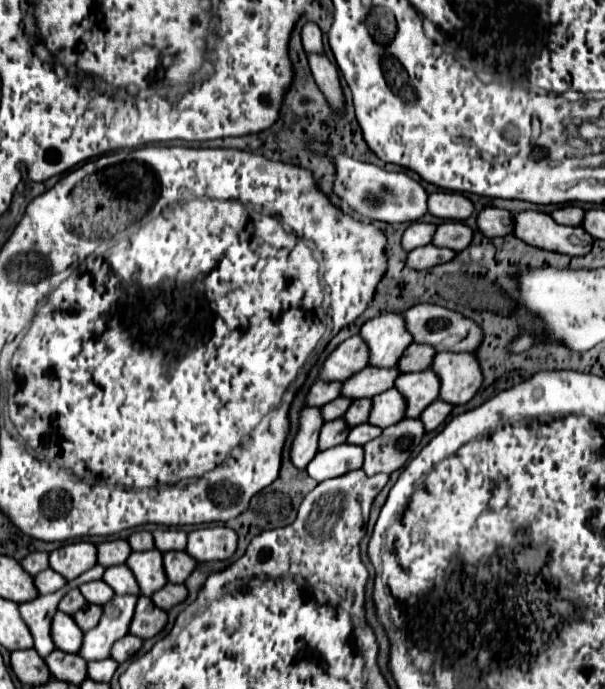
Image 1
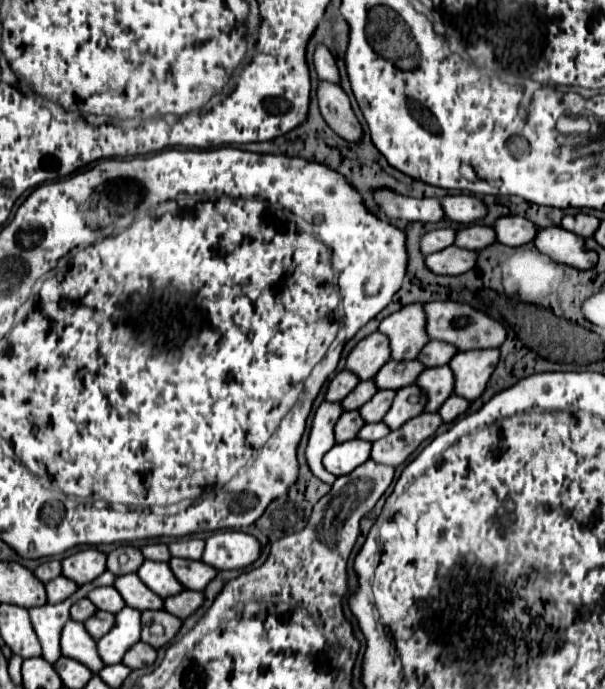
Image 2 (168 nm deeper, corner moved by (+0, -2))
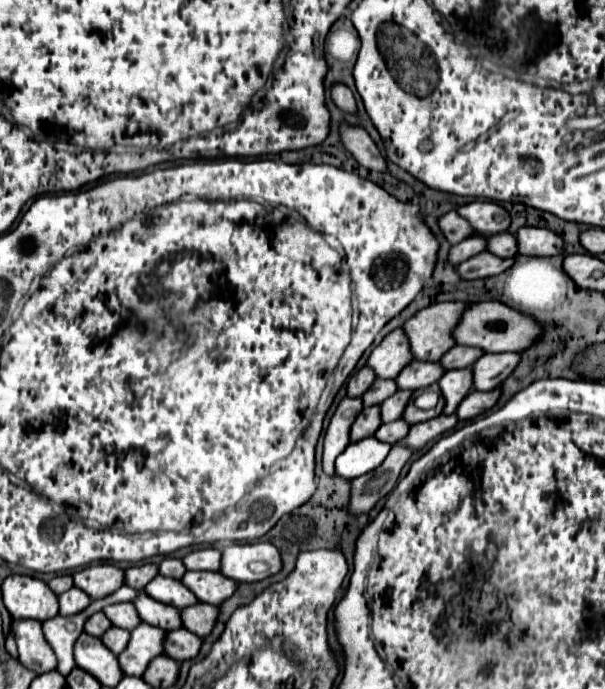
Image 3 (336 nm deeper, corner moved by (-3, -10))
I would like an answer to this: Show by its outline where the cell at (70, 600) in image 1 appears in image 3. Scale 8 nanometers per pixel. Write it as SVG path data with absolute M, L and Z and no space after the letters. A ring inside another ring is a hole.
M98 612L98 614L94 614L88 622L86 622L86 632L88 634L92 634L92 636L102 636L108 628L112 626L112 622L106 618L106 614L104 612Z

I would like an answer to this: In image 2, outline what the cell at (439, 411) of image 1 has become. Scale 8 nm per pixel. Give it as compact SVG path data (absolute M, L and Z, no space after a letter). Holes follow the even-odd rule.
M451 394L451 396L447 398L447 402L443 402L443 406L439 408L439 414L441 414L443 422L453 422L459 414L463 414L463 412L467 410L467 406L469 406L469 402L467 402L467 400L463 402L463 398L461 398L461 396Z

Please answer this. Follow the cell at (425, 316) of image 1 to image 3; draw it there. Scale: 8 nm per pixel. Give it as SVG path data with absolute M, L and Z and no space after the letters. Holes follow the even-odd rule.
M478 302L472 304L460 318L454 338L458 344L464 346L478 346L486 352L524 352L536 338L542 338L544 328L536 324L534 316L522 314L502 302Z

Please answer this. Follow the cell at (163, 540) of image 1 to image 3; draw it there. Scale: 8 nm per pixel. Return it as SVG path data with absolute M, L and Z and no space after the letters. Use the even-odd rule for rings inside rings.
M204 548L204 550L190 552L182 562L188 570L218 572L220 570L220 558L222 558L222 552L218 548Z

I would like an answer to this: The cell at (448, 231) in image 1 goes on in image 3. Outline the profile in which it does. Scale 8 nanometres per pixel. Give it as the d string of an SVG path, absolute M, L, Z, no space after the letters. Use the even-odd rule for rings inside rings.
M502 232L502 234L494 234L490 236L488 242L488 252L500 256L500 258L514 258L518 254L518 242L516 236L510 232Z

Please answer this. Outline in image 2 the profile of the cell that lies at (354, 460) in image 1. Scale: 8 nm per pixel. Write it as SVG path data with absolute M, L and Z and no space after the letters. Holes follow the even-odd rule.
M359 438L341 442L341 444L335 444L323 456L323 466L327 472L331 472L335 476L345 476L345 474L353 472L357 466L361 466L363 462L367 462L369 452L371 452L371 442L365 442Z

